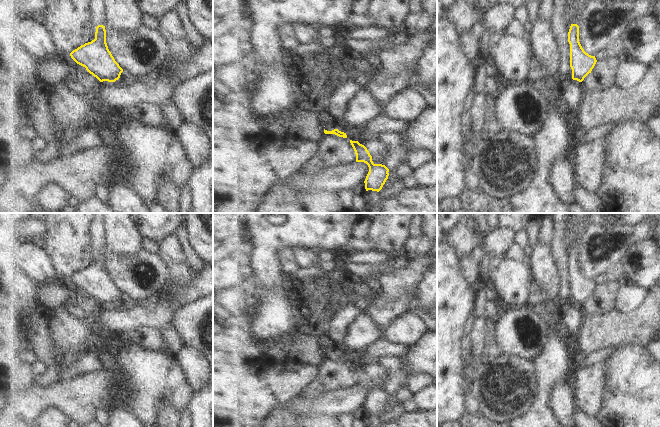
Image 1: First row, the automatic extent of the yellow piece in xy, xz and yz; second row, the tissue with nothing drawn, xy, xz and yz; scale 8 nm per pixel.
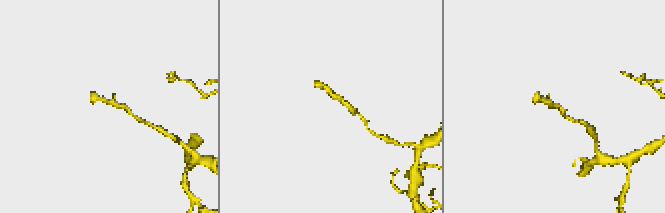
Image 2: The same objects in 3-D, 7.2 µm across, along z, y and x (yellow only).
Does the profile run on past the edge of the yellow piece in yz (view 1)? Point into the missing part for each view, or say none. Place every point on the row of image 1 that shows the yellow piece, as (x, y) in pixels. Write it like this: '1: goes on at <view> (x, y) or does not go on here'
1: does not go on here

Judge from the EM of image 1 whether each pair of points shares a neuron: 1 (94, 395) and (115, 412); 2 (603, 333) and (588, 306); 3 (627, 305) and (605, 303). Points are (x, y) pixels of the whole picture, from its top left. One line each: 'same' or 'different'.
1: different
2: different
3: different

